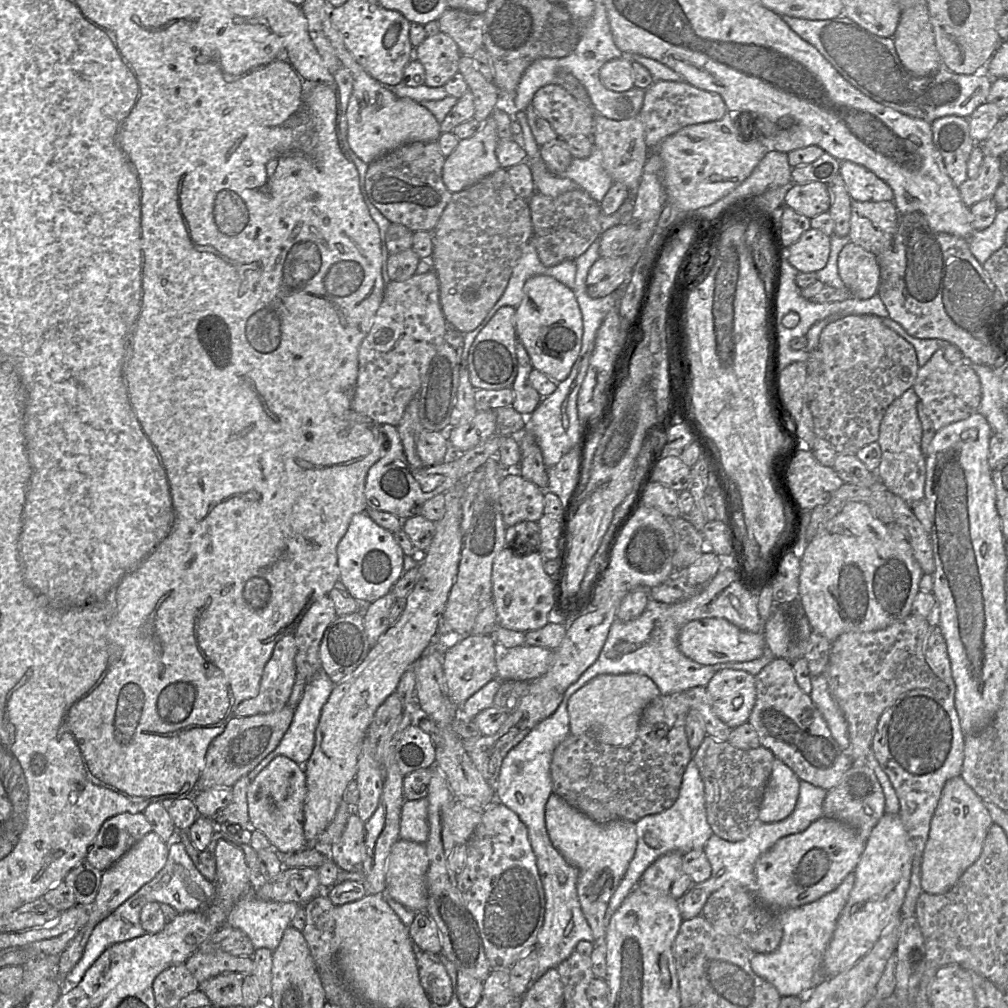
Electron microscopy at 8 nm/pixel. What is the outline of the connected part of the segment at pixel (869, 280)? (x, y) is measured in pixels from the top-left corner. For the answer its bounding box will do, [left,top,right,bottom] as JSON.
[838,242,880,300]

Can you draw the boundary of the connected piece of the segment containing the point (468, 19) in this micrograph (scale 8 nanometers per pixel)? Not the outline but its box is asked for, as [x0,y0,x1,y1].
[437,8,483,56]

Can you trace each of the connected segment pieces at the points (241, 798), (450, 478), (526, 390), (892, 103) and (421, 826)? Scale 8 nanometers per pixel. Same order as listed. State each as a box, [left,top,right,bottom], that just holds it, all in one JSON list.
[[211,775,252,828],[364,424,505,520],[512,335,541,416],[781,15,994,124],[400,797,429,844]]

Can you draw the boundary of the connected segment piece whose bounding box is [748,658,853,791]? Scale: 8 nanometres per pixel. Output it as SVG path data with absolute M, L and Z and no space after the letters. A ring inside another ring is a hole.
M774 658L754 676L756 700L748 722L756 731L761 746L770 750L798 777L829 791L852 766L847 752L833 738L824 718L809 694L798 686L792 664L785 658ZM804 710L811 710L810 720L802 721Z

